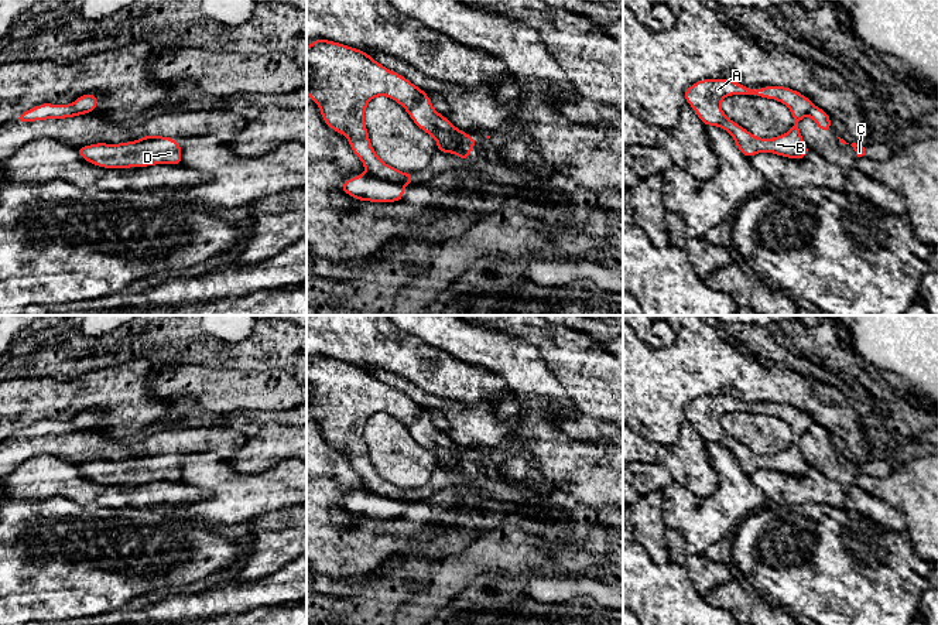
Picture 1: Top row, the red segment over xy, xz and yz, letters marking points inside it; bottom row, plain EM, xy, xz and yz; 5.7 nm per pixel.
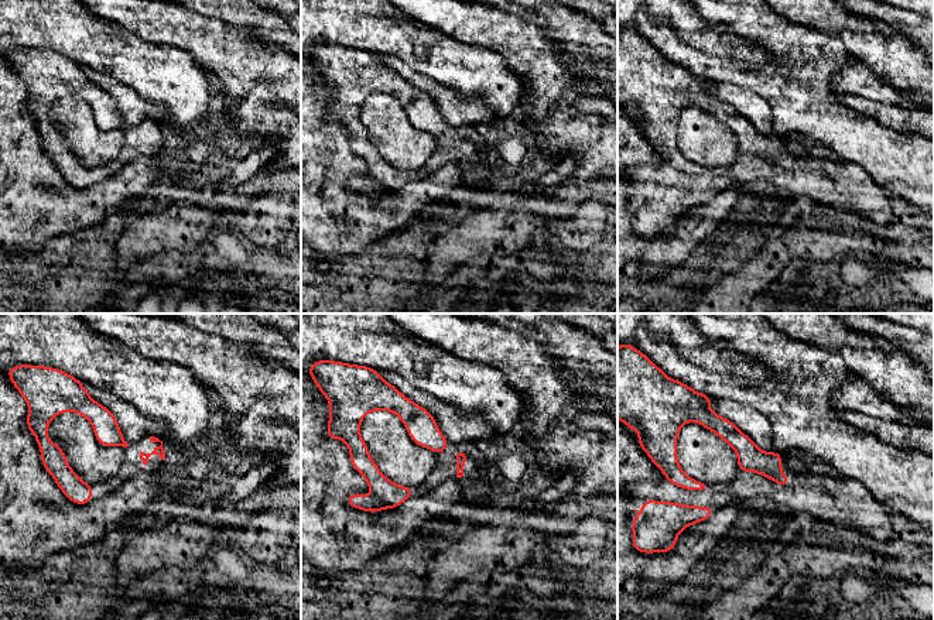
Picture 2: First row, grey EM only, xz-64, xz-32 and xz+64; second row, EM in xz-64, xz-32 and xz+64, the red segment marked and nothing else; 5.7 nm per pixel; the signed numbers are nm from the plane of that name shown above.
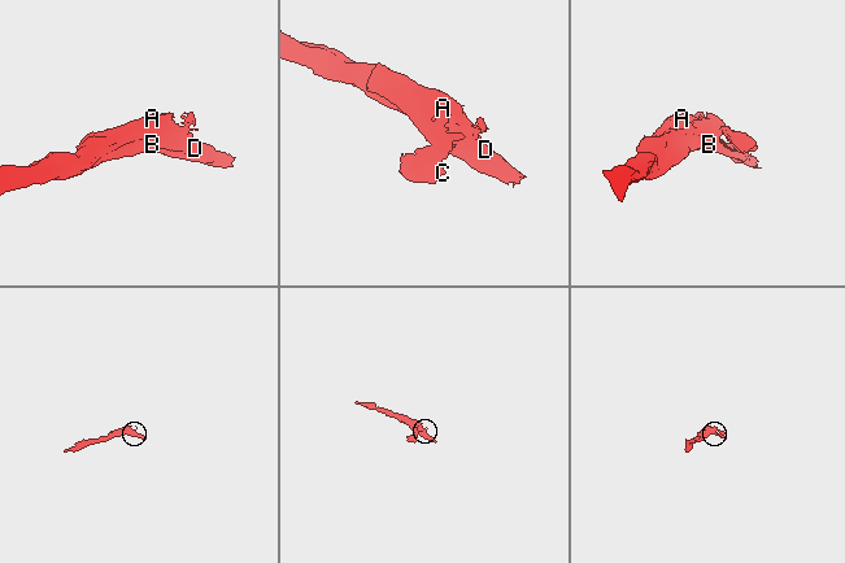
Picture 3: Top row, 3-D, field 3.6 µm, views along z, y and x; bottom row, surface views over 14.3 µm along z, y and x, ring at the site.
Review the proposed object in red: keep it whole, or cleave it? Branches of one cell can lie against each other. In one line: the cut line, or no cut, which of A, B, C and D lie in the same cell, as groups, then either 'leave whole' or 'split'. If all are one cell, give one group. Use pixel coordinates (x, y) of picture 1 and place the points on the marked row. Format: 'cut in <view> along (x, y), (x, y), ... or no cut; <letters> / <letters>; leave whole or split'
cut in xz along (367, 173), (400, 185); A B D / C; split

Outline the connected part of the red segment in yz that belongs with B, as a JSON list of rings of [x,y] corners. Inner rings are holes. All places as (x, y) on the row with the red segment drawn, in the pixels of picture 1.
[[[729,78],[701,79],[684,92],[685,103],[691,105],[705,126],[719,126],[732,134],[740,153],[750,158],[757,153],[768,151],[787,158],[805,158],[809,153],[800,133],[798,123],[814,106],[812,102],[800,92],[785,86],[761,86],[759,90],[746,88]],[[749,95],[774,99],[788,106],[794,124],[781,136],[761,139],[730,120],[720,109],[720,102],[726,96]]]

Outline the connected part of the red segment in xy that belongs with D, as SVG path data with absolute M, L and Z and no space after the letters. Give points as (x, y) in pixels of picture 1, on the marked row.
M147 134L134 143L96 143L75 148L88 163L102 168L131 168L155 164L184 164L181 144L175 139Z

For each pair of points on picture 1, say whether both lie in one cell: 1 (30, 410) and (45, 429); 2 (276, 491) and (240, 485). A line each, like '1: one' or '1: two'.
1: two
2: one

